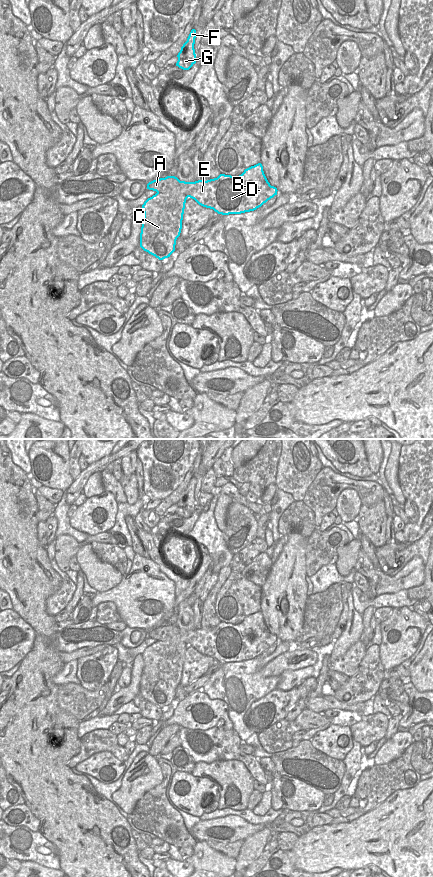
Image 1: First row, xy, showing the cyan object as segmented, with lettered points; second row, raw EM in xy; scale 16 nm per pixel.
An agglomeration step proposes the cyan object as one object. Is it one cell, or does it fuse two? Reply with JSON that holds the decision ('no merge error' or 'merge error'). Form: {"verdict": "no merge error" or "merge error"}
{"verdict": "merge error"}

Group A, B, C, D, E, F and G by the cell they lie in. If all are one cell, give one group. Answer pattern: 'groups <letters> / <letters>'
groups A B D E / C F G

